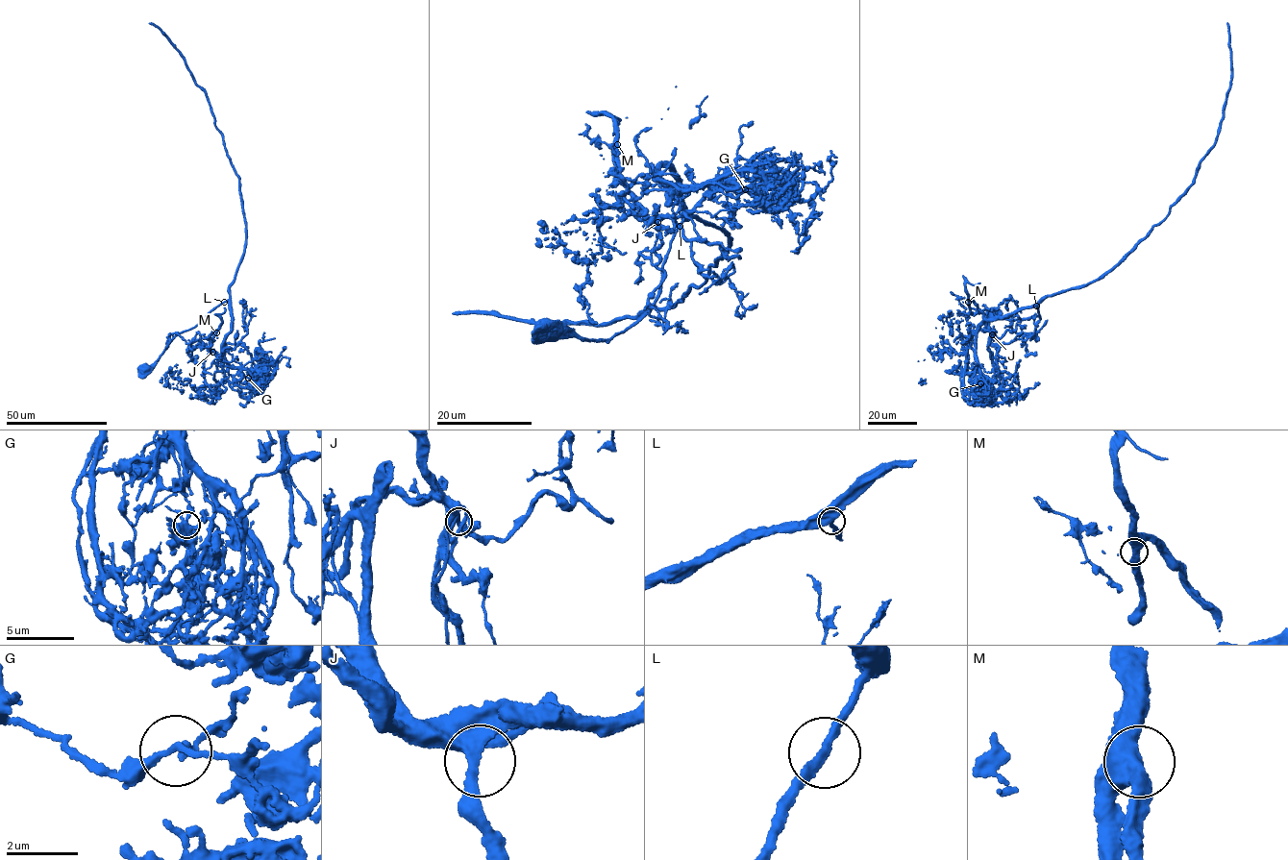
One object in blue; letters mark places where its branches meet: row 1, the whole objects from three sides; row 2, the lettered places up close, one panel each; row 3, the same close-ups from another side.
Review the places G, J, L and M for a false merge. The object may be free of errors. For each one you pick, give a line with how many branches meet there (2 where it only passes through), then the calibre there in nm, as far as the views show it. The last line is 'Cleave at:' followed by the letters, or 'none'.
G: 2 branches meet; 180 nm thick
Cleave at: G

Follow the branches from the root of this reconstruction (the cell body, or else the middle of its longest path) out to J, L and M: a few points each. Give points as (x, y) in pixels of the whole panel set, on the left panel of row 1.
J: (146, 370), (175, 336), (229, 300), (233, 324), (222, 359), (214, 359), (203, 374), (212, 352)
L: (146, 370), (157, 361), (175, 336), (191, 329), (224, 302)
M: (146, 370), (175, 336), (229, 300), (233, 324), (222, 359), (214, 359), (203, 374), (210, 333), (216, 332)

